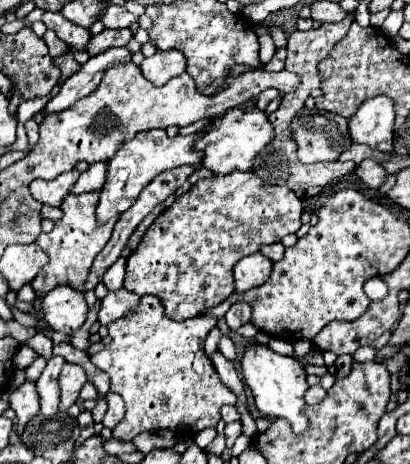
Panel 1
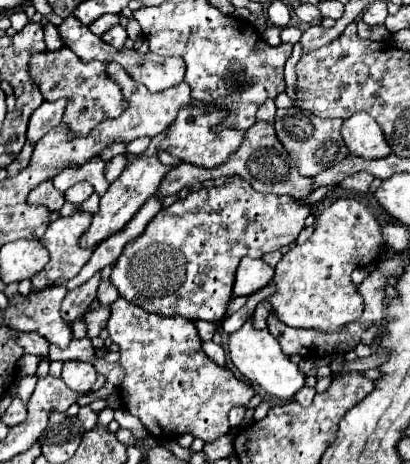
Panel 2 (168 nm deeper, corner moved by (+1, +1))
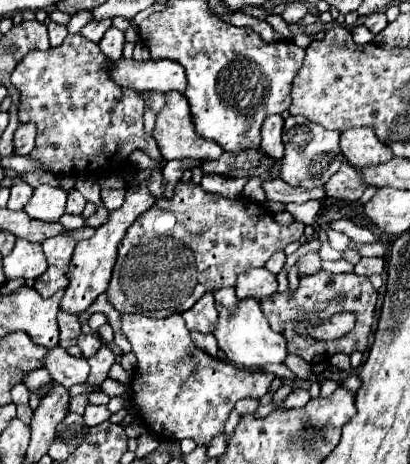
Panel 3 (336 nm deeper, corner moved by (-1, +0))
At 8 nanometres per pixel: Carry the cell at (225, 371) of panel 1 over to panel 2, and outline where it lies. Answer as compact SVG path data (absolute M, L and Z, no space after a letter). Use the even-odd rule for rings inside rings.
M205 342L205 344L203 344L203 352L205 352L215 364L225 366L225 350L223 350L219 344L215 344L215 342Z

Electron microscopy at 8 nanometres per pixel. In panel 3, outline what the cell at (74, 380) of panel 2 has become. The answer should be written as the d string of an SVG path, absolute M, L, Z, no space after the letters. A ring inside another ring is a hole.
M103 343L101 349L91 357L89 365L91 365L91 373L89 373L89 381L91 385L101 385L107 377L109 377L109 369L115 363L115 353Z

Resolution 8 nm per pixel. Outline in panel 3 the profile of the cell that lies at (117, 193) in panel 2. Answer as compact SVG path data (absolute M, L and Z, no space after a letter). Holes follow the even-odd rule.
M141 185L137 193L133 193L129 189L127 195L125 195L123 207L117 209L117 211L111 211L109 213L109 221L105 225L101 225L91 239L77 243L73 259L71 259L71 265L67 269L69 285L67 285L65 295L61 299L61 305L59 305L61 311L73 313L73 315L81 315L81 313L85 313L91 307L91 303L101 293L107 291L107 285L109 285L109 279L111 279L111 271L113 271L113 265L115 265L115 259L117 259L117 245L119 245L119 241L125 237L127 229L135 223L135 219L141 213L145 213L153 203L155 203L155 197L145 189L145 185Z

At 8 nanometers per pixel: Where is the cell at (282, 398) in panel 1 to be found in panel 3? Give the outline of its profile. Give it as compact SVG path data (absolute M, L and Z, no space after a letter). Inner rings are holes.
M239 299L235 313L227 311L223 305L217 303L217 313L219 313L219 321L215 327L215 339L219 343L219 349L227 355L227 359L233 365L257 369L263 363L283 363L287 355L285 337L269 327L257 299Z

